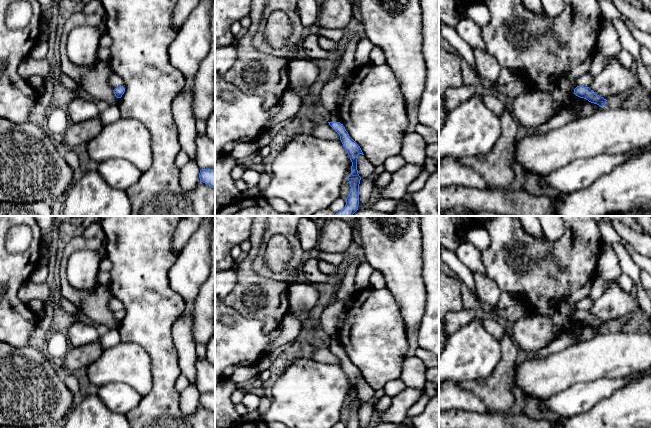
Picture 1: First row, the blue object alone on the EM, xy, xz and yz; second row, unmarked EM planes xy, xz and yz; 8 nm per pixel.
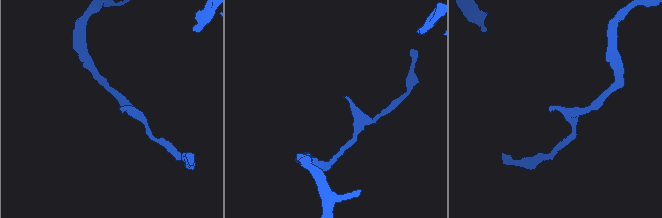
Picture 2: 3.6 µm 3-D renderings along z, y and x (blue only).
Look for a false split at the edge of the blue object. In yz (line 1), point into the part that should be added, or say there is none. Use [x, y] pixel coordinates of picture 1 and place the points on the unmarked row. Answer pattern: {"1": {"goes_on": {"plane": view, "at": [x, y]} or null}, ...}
{"1": {"goes_on": null}}

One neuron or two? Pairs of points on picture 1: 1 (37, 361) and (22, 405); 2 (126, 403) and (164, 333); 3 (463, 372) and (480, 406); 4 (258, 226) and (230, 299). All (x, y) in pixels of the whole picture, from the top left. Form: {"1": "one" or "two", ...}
{"1": "one", "2": "two", "3": "two", "4": "one"}

